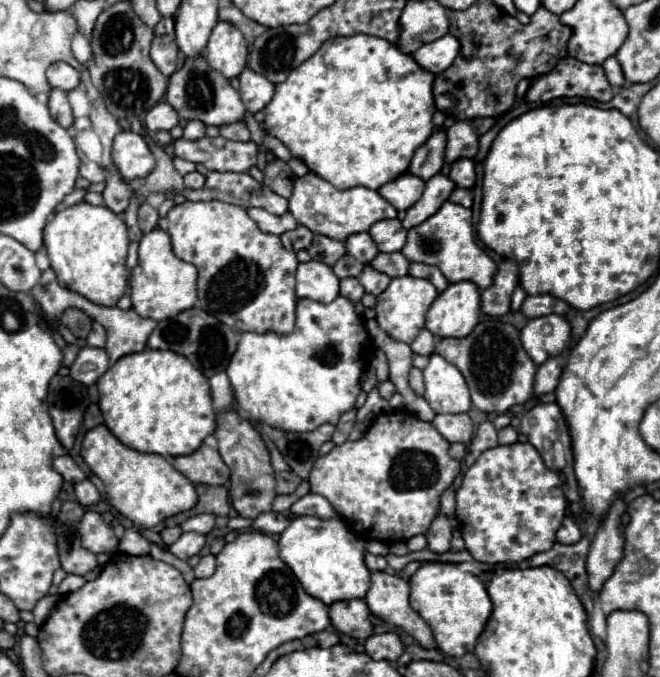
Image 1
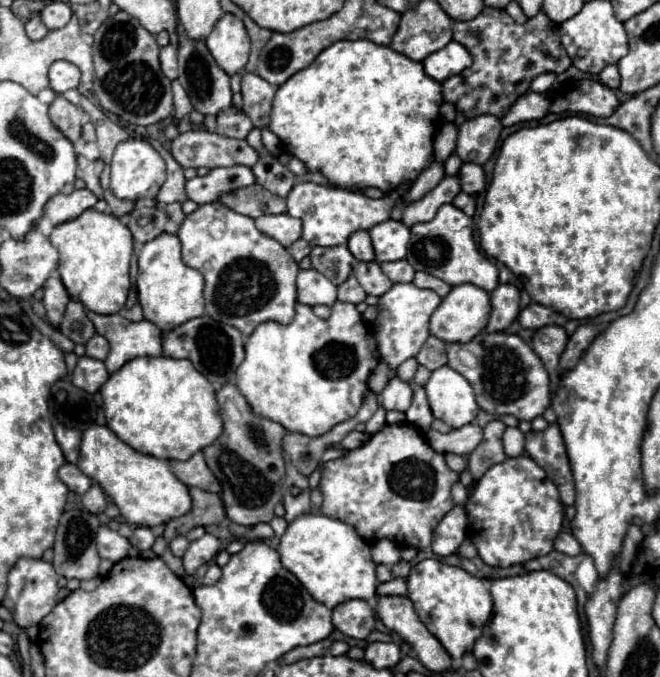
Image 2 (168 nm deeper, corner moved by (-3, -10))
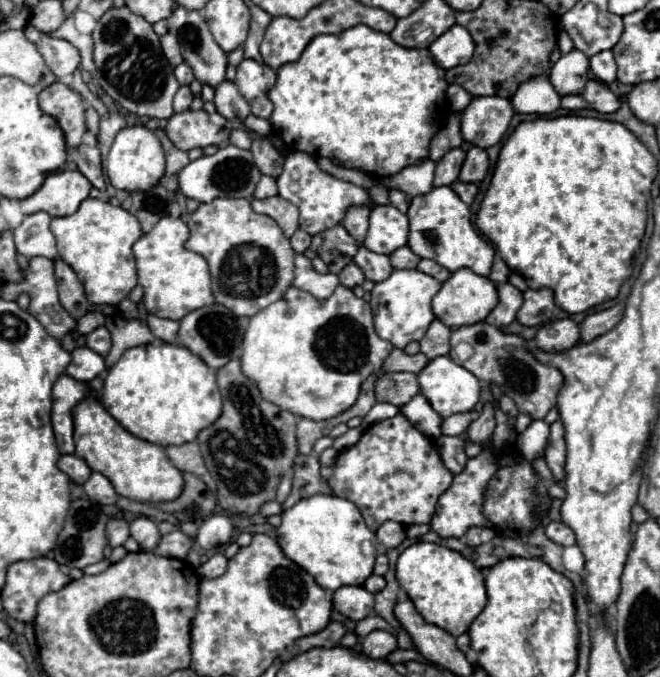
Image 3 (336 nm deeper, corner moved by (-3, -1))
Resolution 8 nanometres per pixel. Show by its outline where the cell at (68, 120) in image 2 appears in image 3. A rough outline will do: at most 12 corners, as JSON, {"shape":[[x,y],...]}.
{"shape":[[55,82],[39,94],[39,106],[59,122],[69,146],[87,128],[77,92]]}

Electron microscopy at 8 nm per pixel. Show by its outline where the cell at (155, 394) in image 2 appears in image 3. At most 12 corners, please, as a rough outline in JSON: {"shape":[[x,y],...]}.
{"shape":[[177,344],[129,348],[101,402],[133,436],[181,446],[223,410]]}

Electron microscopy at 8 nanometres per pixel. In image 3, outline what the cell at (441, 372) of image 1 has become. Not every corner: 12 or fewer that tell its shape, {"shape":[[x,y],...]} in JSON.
{"shape":[[449,356],[419,372],[441,418],[473,410],[479,380]]}

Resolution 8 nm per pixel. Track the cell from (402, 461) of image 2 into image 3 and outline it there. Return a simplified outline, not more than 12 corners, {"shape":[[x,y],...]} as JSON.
{"shape":[[399,412],[339,452],[329,488],[375,532],[429,524],[453,474]]}

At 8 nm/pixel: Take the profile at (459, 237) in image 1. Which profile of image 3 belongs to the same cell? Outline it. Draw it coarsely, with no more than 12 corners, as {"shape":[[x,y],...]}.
{"shape":[[449,188],[415,196],[409,248],[489,276],[495,250]]}

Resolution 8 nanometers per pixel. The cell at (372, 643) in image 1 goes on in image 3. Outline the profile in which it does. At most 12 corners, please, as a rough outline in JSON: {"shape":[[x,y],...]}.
{"shape":[[383,630],[363,638],[363,654],[375,660],[397,650],[393,634]]}

